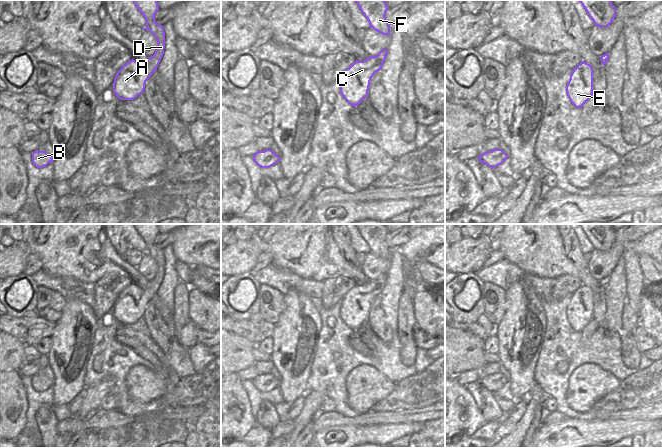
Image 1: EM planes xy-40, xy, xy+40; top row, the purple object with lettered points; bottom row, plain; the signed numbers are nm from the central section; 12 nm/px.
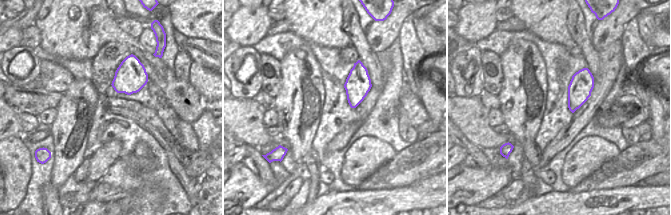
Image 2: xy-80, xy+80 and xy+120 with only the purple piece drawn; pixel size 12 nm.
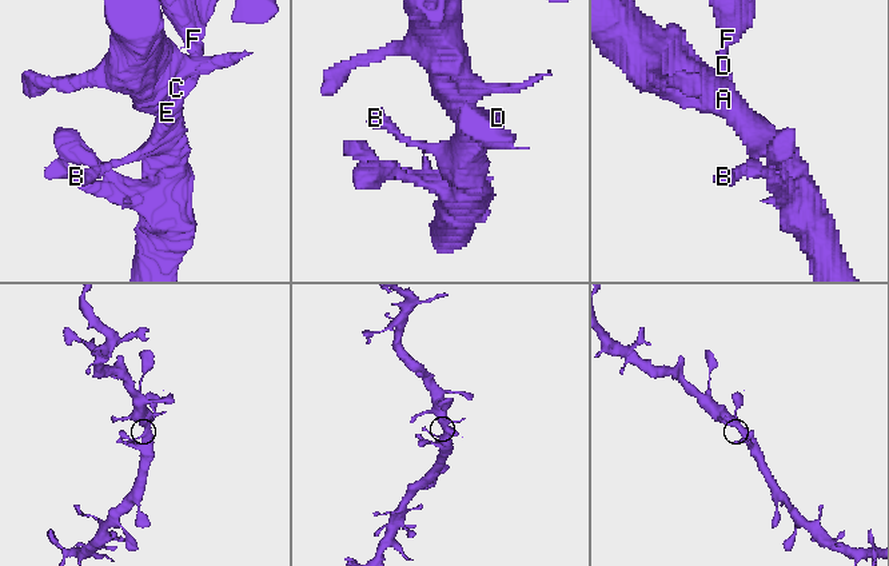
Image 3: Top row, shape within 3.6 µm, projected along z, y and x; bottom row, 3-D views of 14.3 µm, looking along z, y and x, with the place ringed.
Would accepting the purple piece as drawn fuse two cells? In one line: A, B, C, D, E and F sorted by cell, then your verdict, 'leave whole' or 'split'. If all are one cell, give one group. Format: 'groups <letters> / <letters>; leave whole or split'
groups A B C D E F; leave whole

